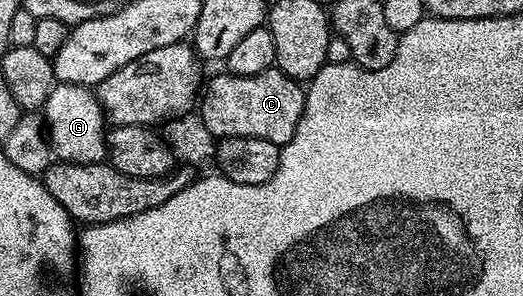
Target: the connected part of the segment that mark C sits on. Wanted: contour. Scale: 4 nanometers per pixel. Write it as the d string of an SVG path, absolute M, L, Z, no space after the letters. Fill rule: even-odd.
M278 67L244 77L220 71L208 85L206 82L202 86L197 113L215 139L256 137L269 139L269 143L282 147L291 142L301 123L304 96L304 86L284 75Z

